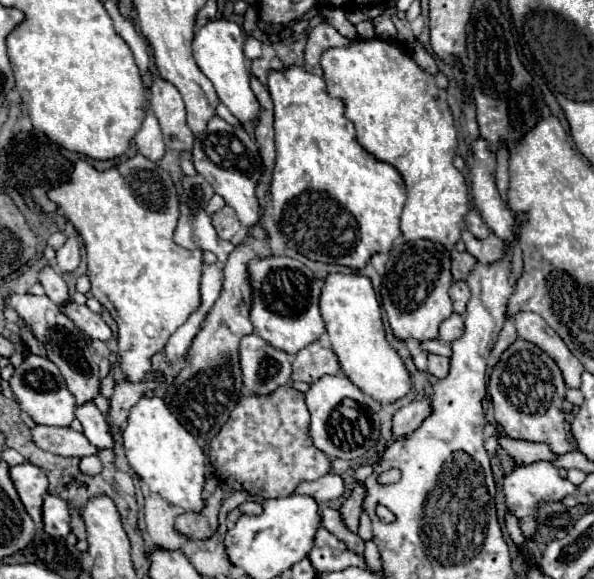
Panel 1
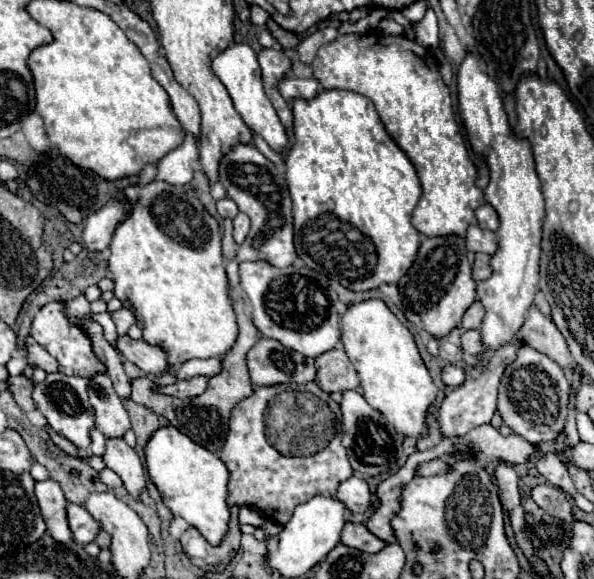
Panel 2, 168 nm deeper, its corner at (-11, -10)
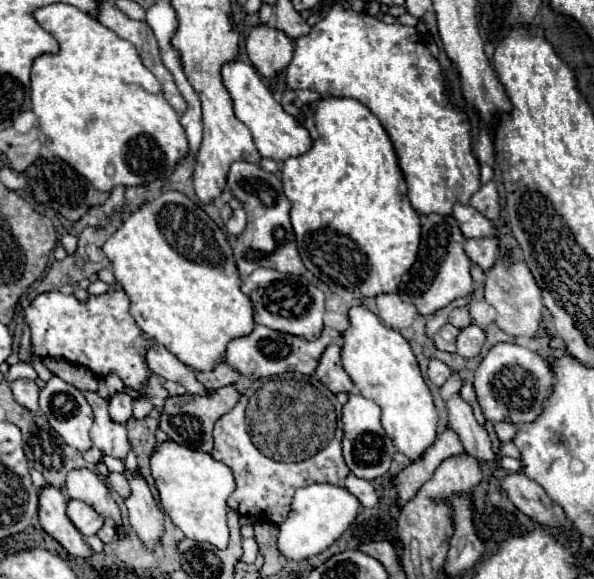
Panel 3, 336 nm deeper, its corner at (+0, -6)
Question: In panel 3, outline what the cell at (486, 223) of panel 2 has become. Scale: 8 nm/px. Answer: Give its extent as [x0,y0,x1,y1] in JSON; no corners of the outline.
[470,180,500,220]

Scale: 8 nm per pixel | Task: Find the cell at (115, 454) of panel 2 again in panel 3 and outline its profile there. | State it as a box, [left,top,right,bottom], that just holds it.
[124,468,164,548]

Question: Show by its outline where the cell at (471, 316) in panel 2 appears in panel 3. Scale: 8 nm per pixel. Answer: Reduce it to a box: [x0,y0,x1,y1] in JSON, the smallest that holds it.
[448,306,472,328]

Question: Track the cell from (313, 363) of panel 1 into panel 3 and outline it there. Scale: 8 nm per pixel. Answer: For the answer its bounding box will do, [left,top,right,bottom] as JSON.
[316,342,354,394]

